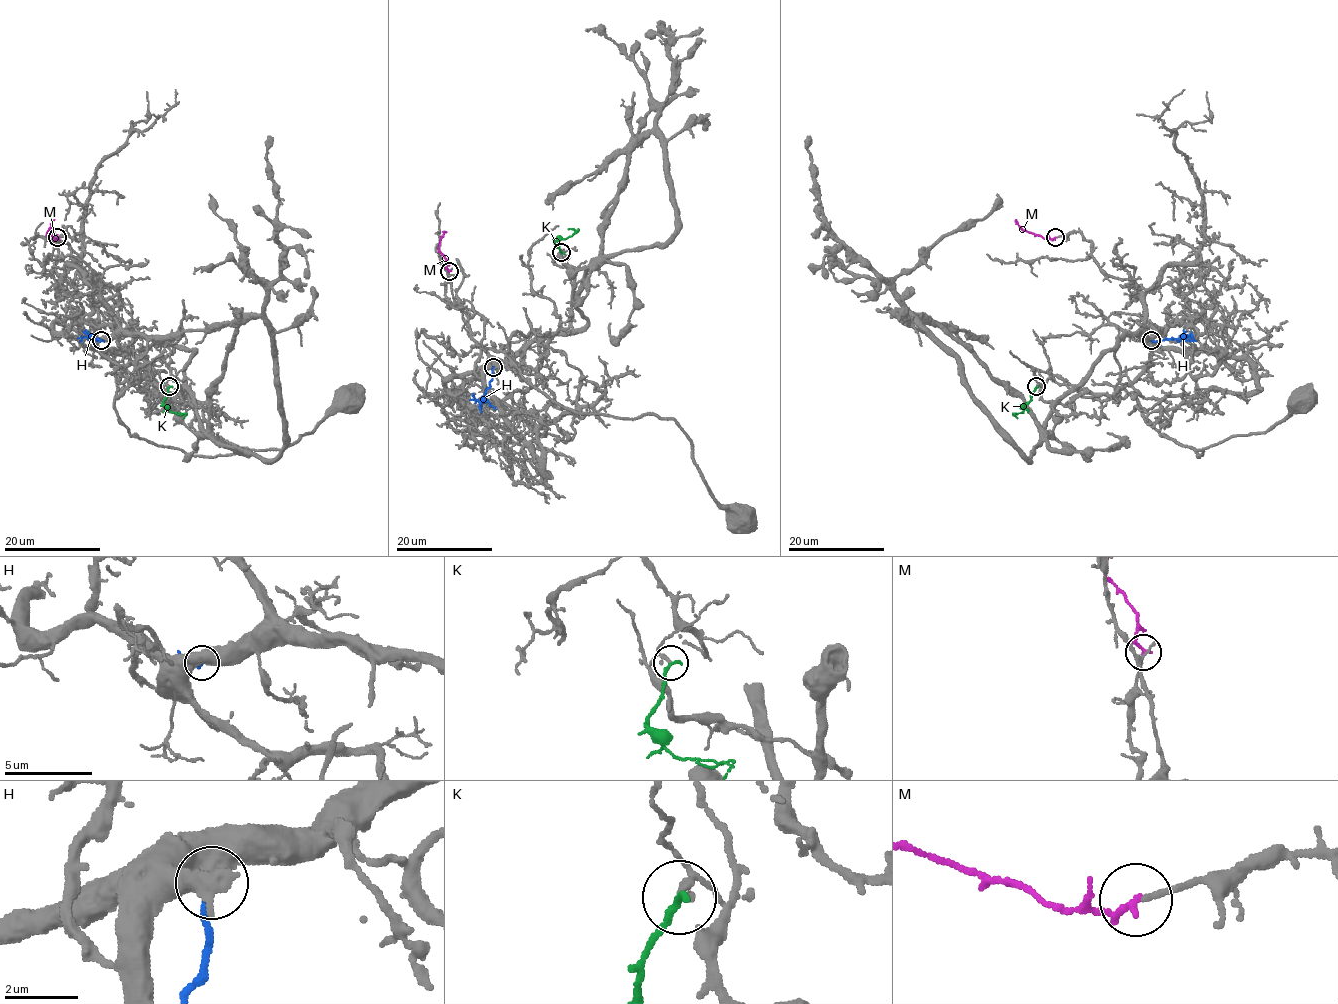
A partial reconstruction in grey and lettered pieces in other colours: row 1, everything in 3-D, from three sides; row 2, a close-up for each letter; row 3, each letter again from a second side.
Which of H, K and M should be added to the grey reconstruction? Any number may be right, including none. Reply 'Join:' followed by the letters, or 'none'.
Join: M

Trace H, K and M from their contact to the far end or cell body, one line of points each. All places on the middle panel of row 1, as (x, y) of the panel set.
H: (493, 368), (486, 399), (479, 406), (481, 412)
K: (561, 253), (555, 243), (575, 232), (567, 229)
M: (449, 271), (446, 260), (438, 250), (445, 231)

